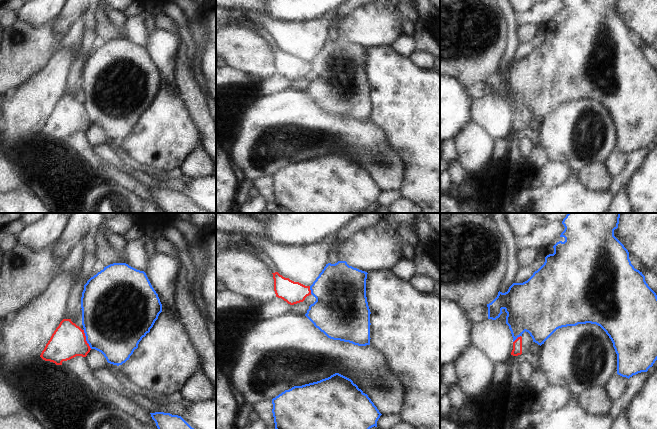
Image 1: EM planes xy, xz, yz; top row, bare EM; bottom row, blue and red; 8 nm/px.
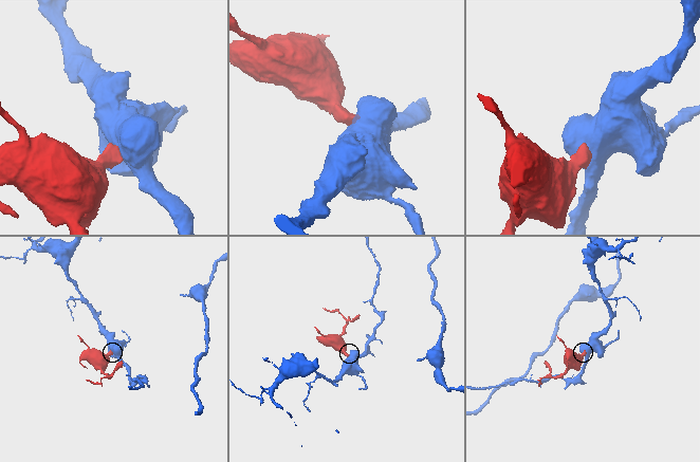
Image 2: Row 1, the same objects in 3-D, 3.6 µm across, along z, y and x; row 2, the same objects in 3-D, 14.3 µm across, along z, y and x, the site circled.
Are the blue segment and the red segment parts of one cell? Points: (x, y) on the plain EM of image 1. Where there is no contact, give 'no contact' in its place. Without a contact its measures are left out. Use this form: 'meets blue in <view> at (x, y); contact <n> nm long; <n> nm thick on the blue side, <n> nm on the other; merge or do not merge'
meets blue in xy at (86, 115); contact 170 nm long; 480 nm thick on the blue side, 280 nm on the other; do not merge

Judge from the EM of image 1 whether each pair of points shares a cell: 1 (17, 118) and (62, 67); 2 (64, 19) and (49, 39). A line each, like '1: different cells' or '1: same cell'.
1: same cell
2: different cells

